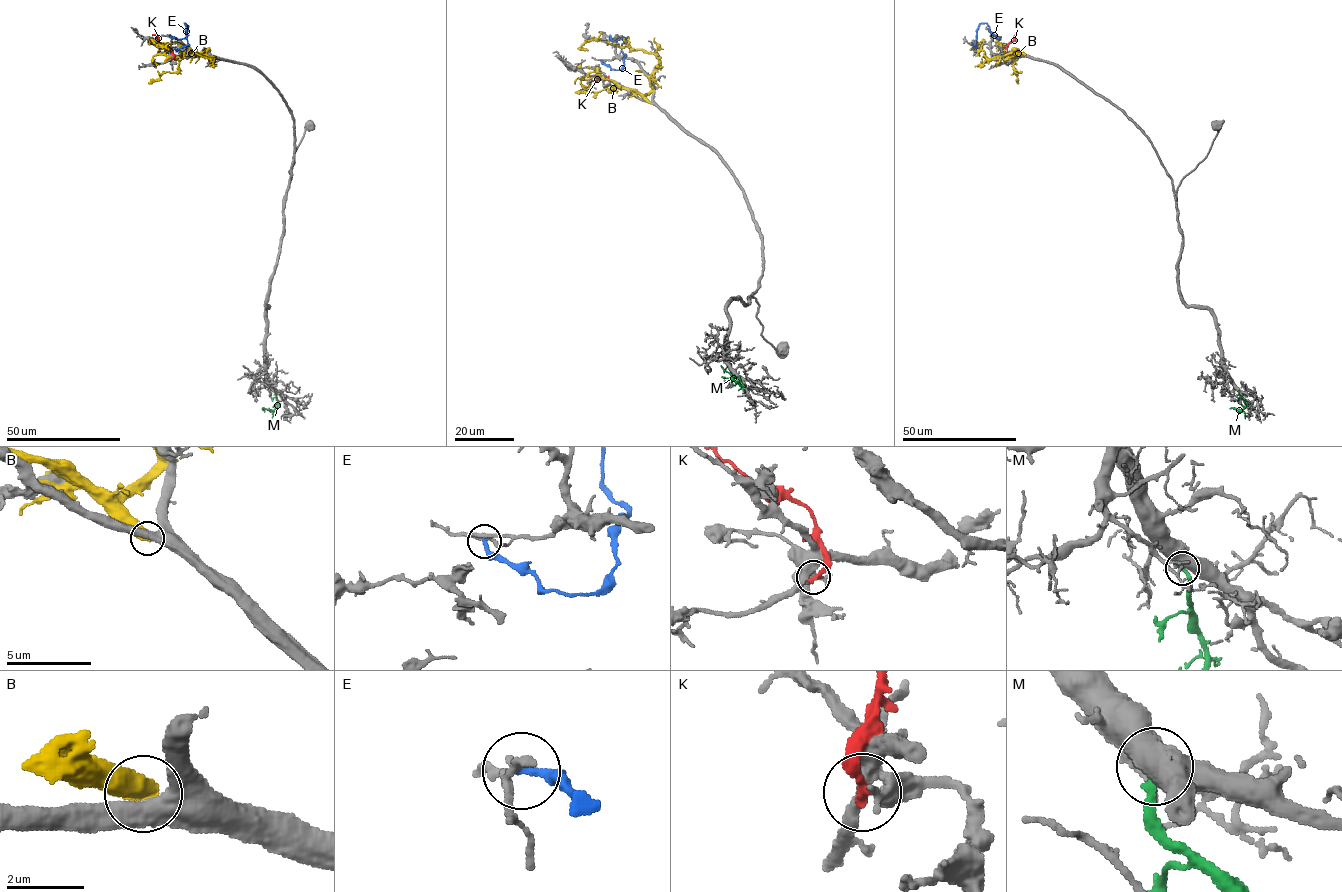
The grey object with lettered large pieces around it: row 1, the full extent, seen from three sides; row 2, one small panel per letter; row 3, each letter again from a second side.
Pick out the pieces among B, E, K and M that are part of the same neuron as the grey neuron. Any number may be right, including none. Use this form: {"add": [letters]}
{"add": ["M"]}

